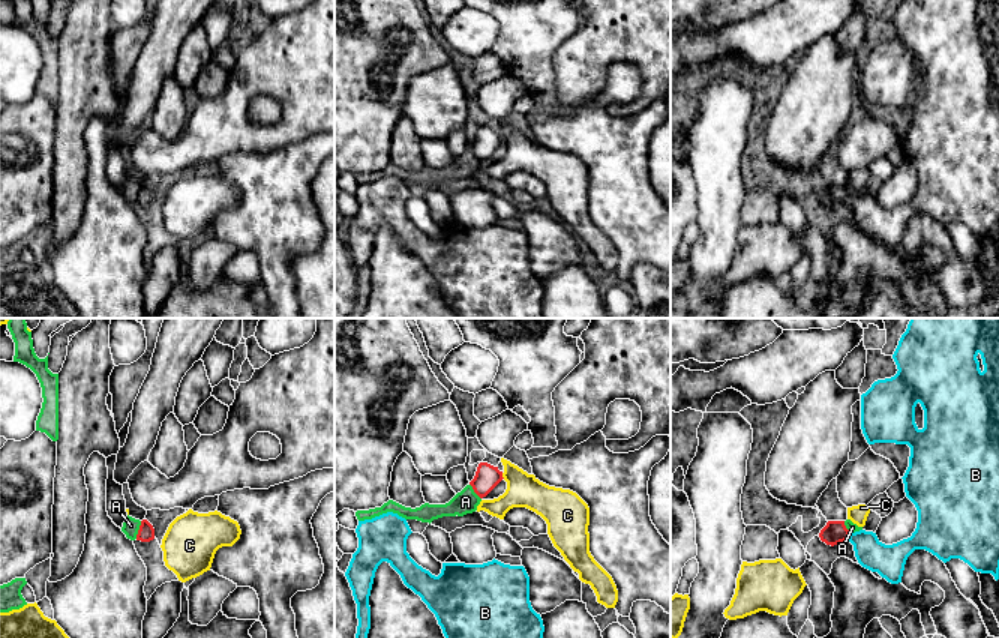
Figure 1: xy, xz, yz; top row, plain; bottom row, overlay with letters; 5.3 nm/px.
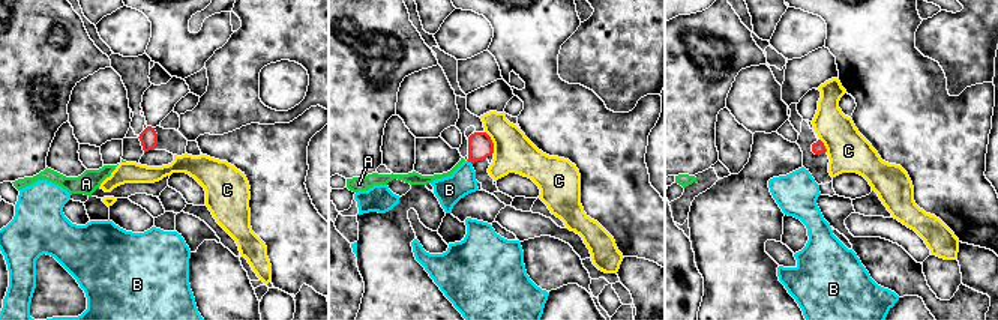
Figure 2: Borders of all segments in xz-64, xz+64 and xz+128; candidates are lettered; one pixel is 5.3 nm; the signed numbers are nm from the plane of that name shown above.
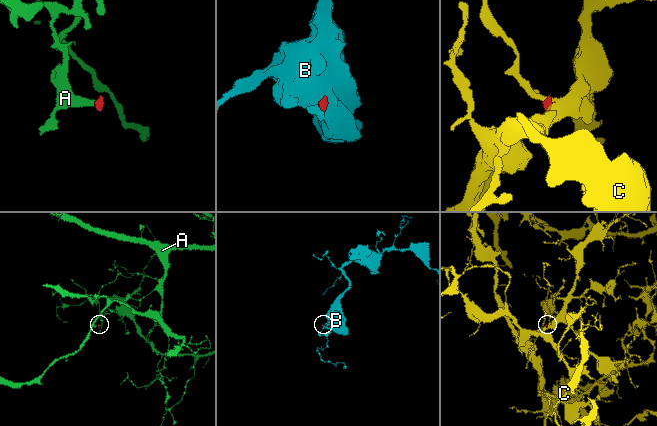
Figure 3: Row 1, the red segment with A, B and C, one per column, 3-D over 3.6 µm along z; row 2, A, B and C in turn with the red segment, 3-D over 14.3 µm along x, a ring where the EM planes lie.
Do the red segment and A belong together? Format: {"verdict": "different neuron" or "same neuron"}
{"verdict": "different neuron"}

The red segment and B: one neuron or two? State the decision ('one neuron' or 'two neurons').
one neuron

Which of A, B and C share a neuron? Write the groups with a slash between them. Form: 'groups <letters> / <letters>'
groups A / B / C

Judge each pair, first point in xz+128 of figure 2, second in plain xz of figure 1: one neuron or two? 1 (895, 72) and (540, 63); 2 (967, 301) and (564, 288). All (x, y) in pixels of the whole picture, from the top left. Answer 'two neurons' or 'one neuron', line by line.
1: one neuron
2: two neurons

